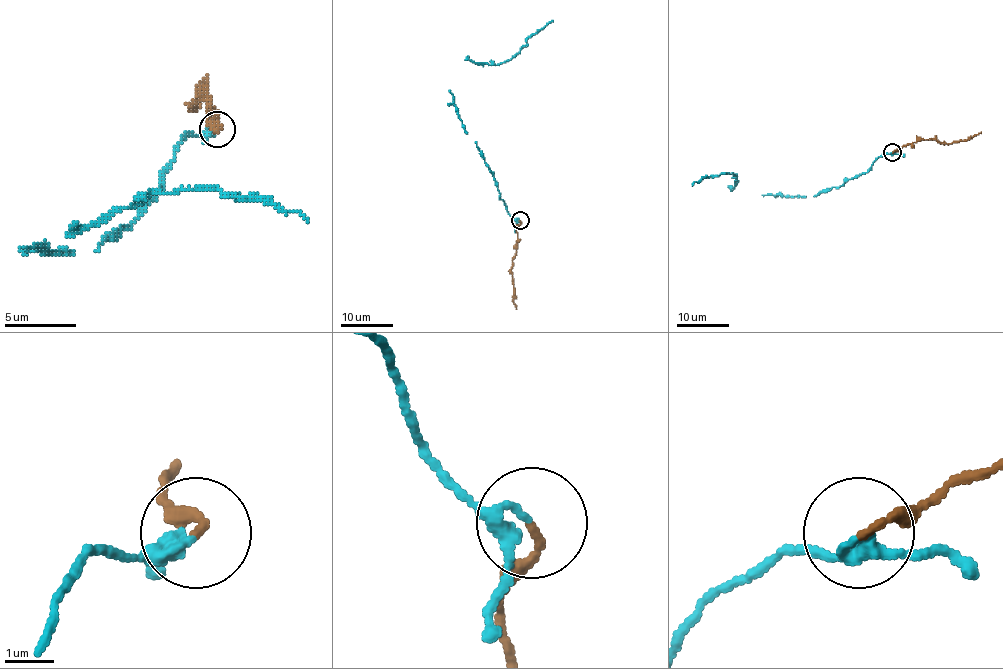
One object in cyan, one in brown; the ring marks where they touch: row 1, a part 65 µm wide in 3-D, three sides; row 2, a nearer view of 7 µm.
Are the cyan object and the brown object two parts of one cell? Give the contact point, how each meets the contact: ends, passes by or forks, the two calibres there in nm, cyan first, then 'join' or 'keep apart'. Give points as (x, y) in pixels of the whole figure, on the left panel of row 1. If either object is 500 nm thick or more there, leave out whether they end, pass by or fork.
place (217, 129); cyan passes by; brown ends; calibres 240 and 160 nm; join

